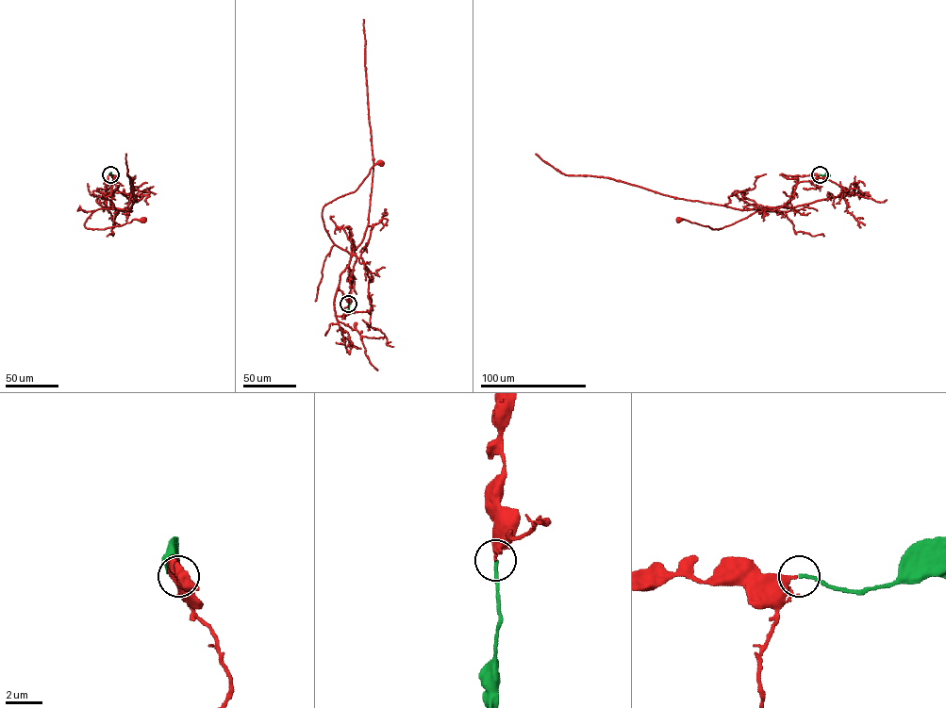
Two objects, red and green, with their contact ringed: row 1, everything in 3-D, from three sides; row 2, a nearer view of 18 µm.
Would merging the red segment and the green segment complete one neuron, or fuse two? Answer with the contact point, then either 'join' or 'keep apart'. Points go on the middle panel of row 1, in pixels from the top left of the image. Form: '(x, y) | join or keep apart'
(348, 304) | join

